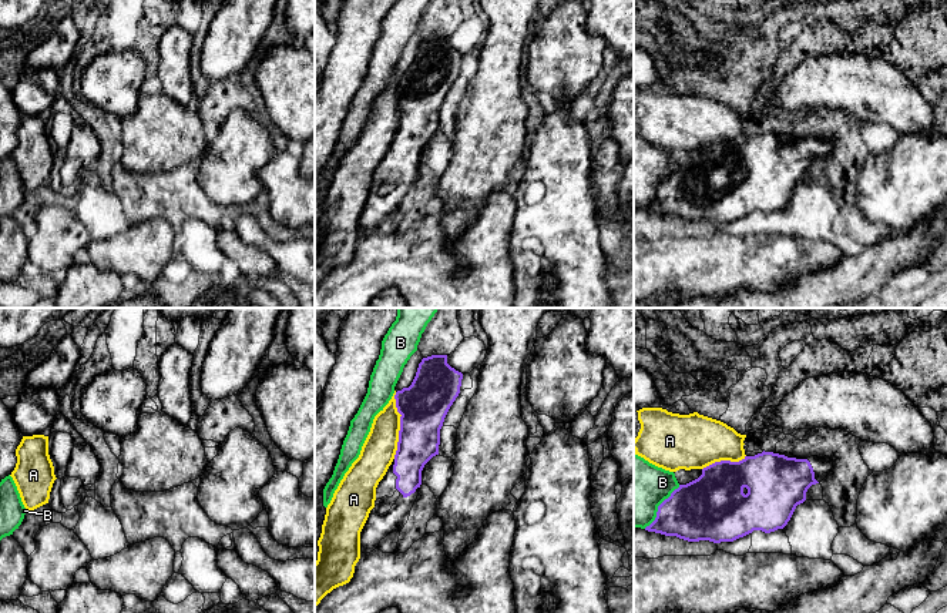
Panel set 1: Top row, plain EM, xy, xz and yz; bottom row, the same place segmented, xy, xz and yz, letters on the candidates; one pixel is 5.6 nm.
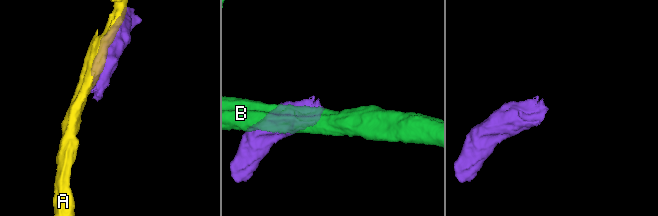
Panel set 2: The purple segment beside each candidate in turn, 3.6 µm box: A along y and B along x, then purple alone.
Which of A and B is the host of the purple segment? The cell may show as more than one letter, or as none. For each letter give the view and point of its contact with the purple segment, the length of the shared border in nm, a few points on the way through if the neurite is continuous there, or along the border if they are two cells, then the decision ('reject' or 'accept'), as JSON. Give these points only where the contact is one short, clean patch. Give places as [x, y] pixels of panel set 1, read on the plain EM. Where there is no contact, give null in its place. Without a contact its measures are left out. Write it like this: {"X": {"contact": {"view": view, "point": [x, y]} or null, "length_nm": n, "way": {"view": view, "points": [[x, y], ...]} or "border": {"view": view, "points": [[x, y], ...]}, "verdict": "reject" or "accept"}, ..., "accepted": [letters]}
{"A": {"contact": {"view": "xz", "point": [400, 106]}, "length_nm": 380, "verdict": "reject"}, "B": {"contact": {"view": "yz", "point": [658, 188]}, "length_nm": 320, "verdict": "reject"}, "accepted": []}

